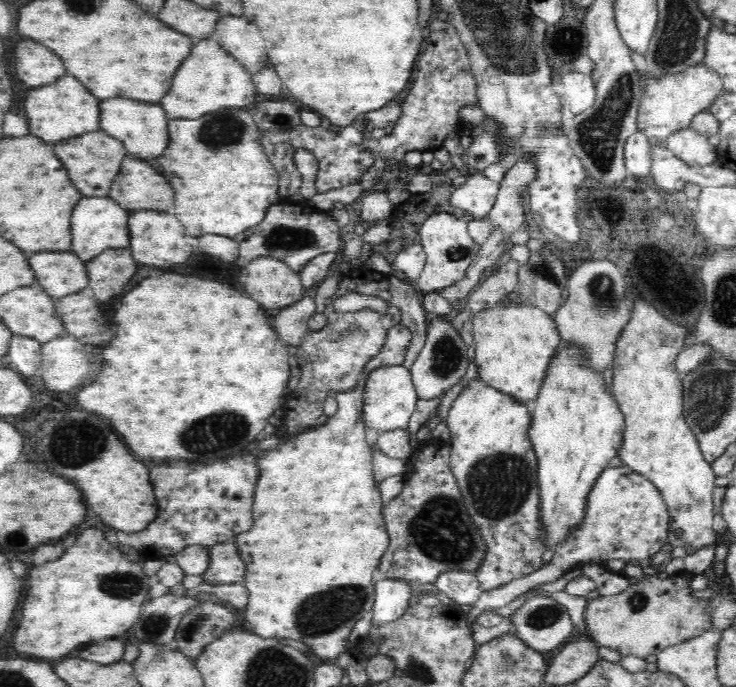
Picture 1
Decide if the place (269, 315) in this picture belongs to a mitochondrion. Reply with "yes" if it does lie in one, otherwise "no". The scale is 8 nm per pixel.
no

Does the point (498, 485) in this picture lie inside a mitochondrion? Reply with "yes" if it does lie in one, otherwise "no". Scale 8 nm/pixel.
yes

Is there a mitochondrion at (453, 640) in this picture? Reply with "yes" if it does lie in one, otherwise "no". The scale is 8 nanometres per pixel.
no

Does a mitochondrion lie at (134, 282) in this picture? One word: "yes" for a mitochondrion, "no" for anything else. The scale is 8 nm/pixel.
no

